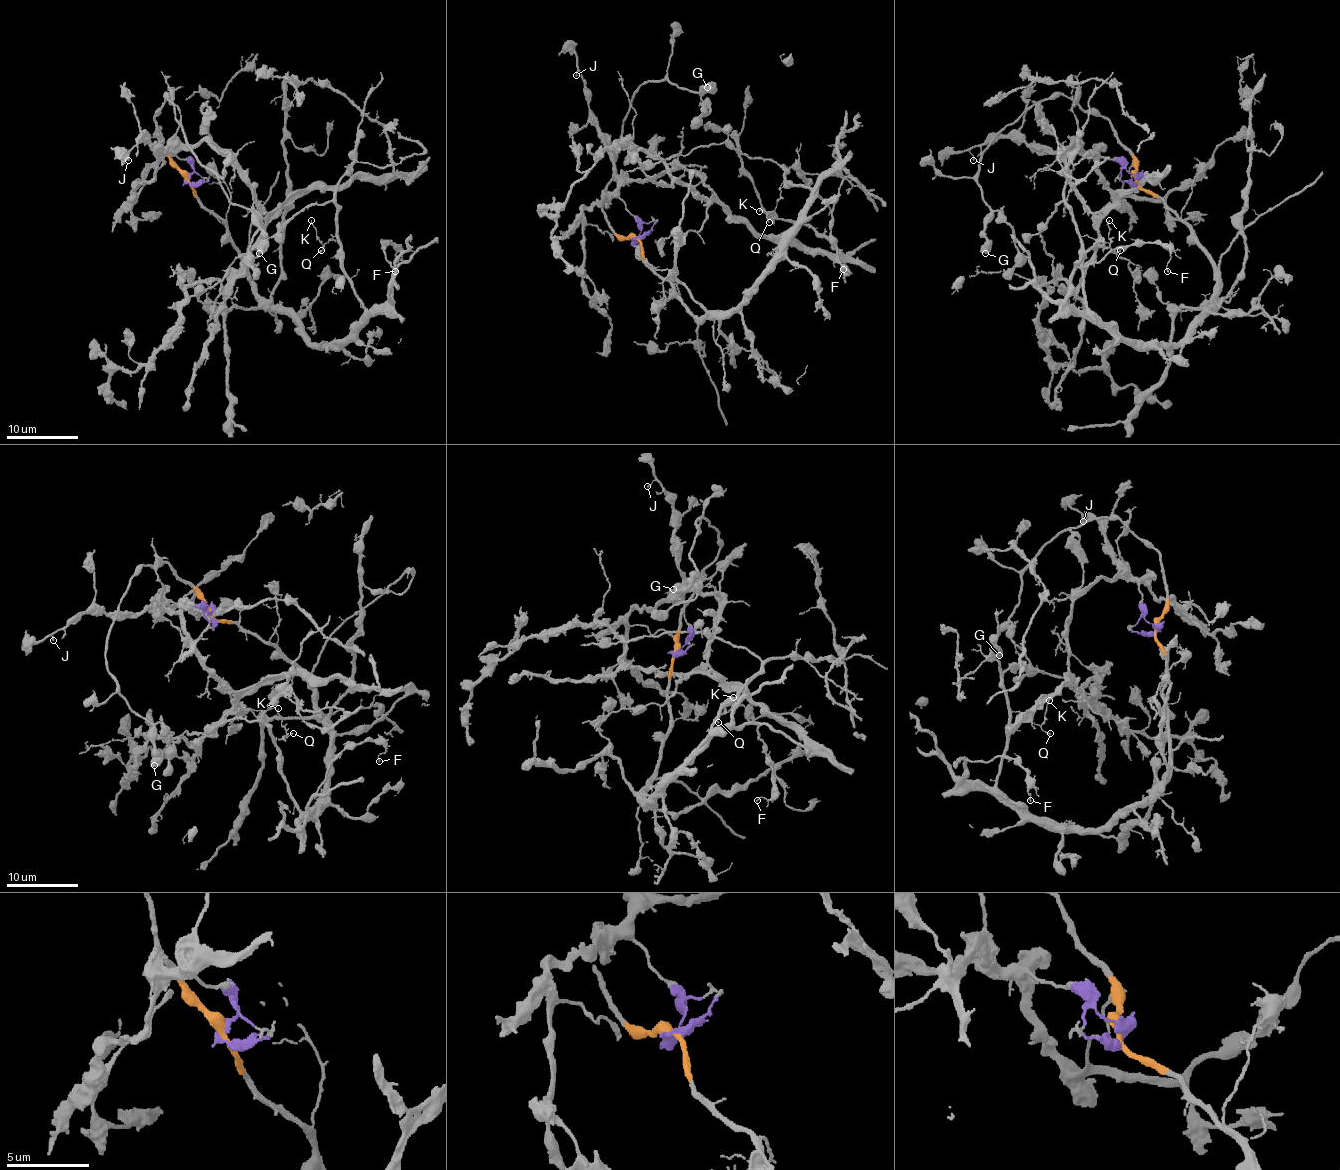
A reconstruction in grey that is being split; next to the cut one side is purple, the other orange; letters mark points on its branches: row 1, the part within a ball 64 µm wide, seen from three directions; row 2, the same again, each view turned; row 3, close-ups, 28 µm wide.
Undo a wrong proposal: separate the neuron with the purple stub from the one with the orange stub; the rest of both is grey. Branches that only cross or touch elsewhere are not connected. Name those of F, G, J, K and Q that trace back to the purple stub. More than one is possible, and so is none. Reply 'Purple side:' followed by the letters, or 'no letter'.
Purple side: J

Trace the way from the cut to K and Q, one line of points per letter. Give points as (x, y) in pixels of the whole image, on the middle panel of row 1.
K: (636, 237), (643, 259), (698, 318), (728, 314), (750, 296), (812, 191), (783, 182), (773, 211), (758, 211)
Q: (636, 237), (643, 259), (691, 312), (717, 316), (744, 301), (812, 195), (808, 187), (783, 182), (769, 221)

